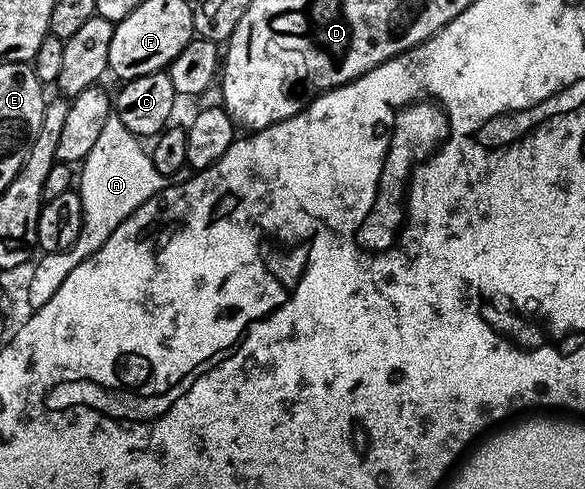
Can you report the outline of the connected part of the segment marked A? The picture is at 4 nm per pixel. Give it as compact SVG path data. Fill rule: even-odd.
M110 116L107 124L103 124L103 132L99 132L99 140L87 152L84 162L79 166L79 193L83 204L83 228L79 240L71 244L63 252L54 254L42 253L37 263L34 261L33 275L29 278L29 302L30 307L36 308L47 304L63 280L87 256L99 252L103 244L107 244L107 236L127 220L127 216L134 214L144 202L155 197L160 190L167 185L166 175L160 174L151 160L149 150L141 147L142 139L132 134L116 116ZM81 182L81 186L80 186Z

